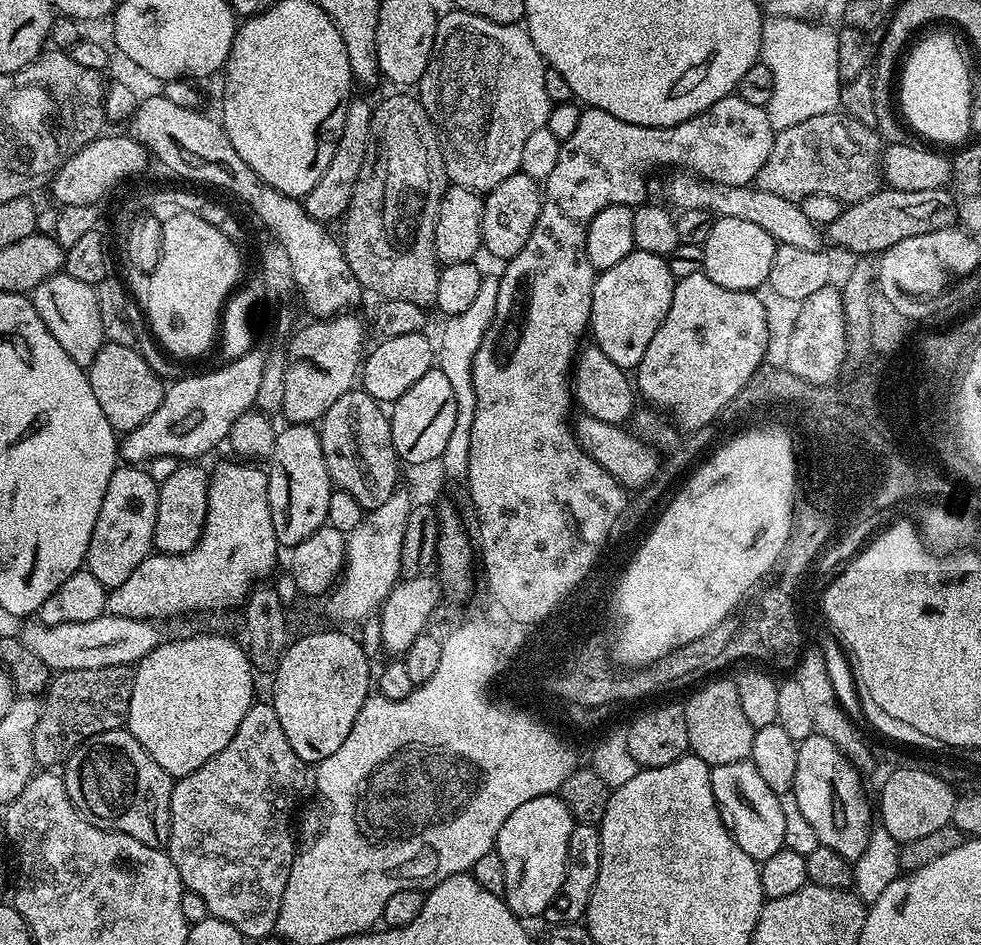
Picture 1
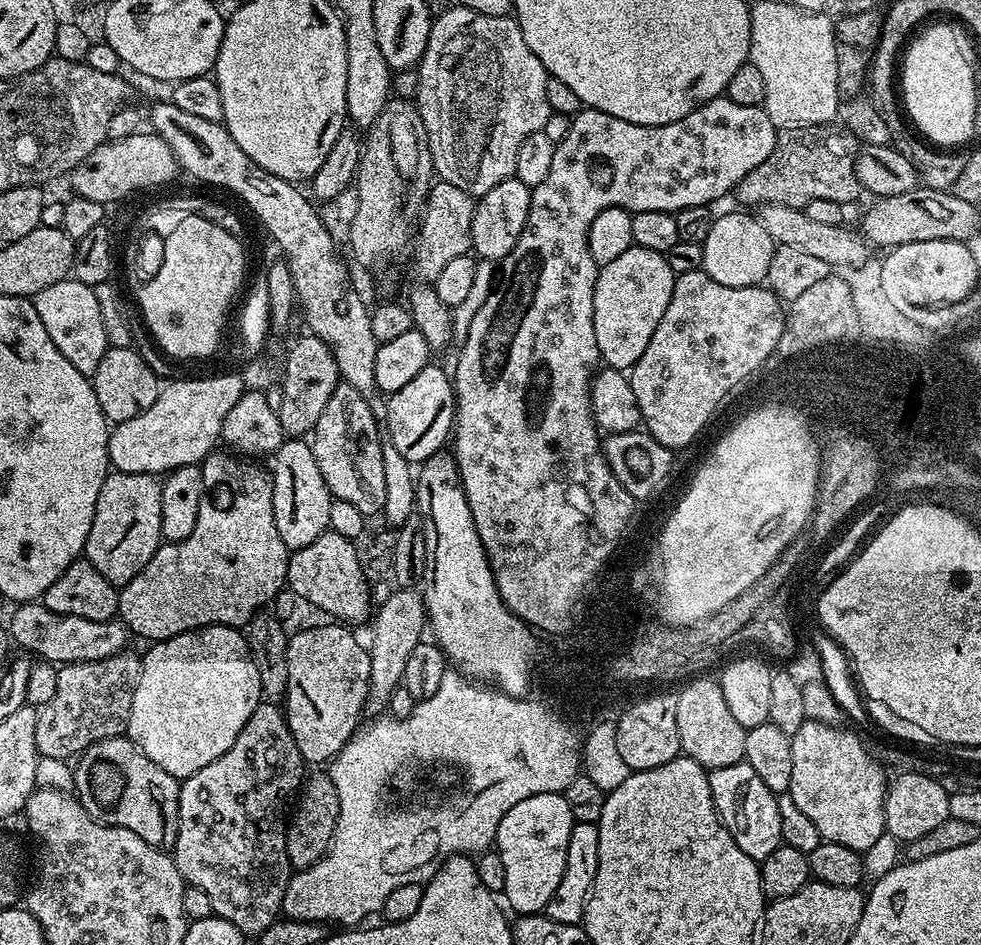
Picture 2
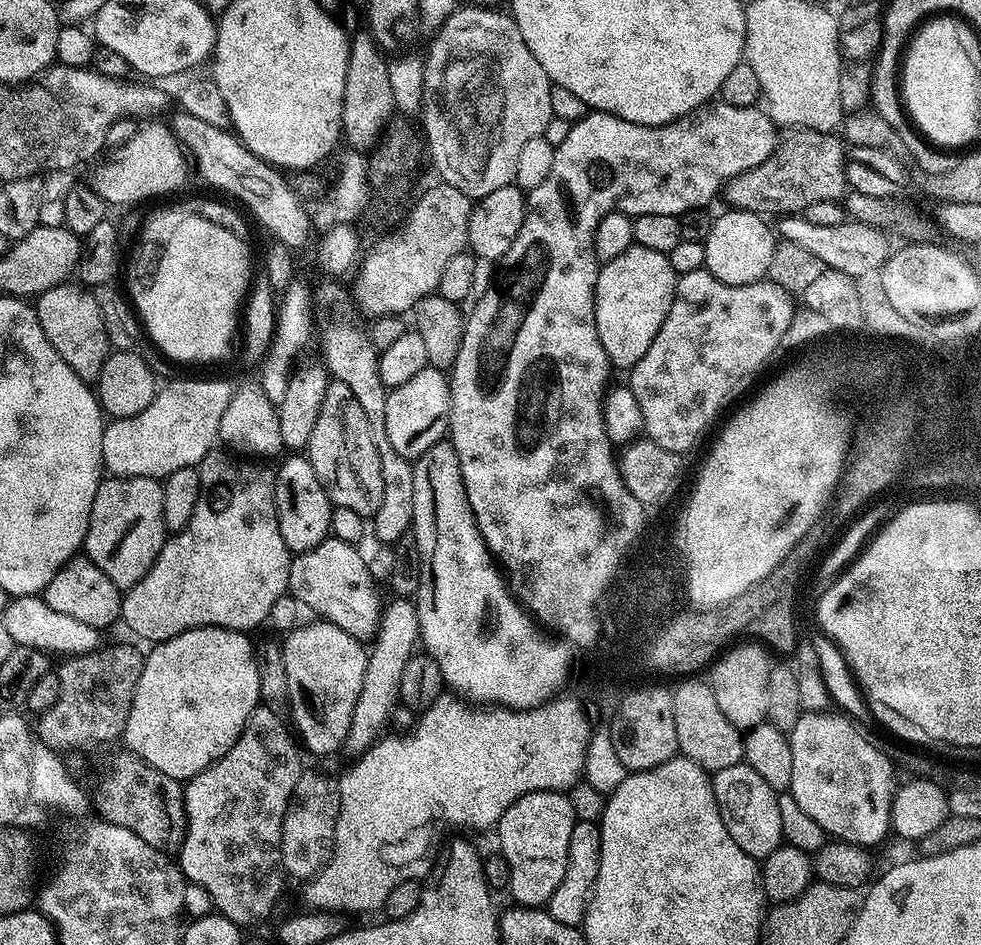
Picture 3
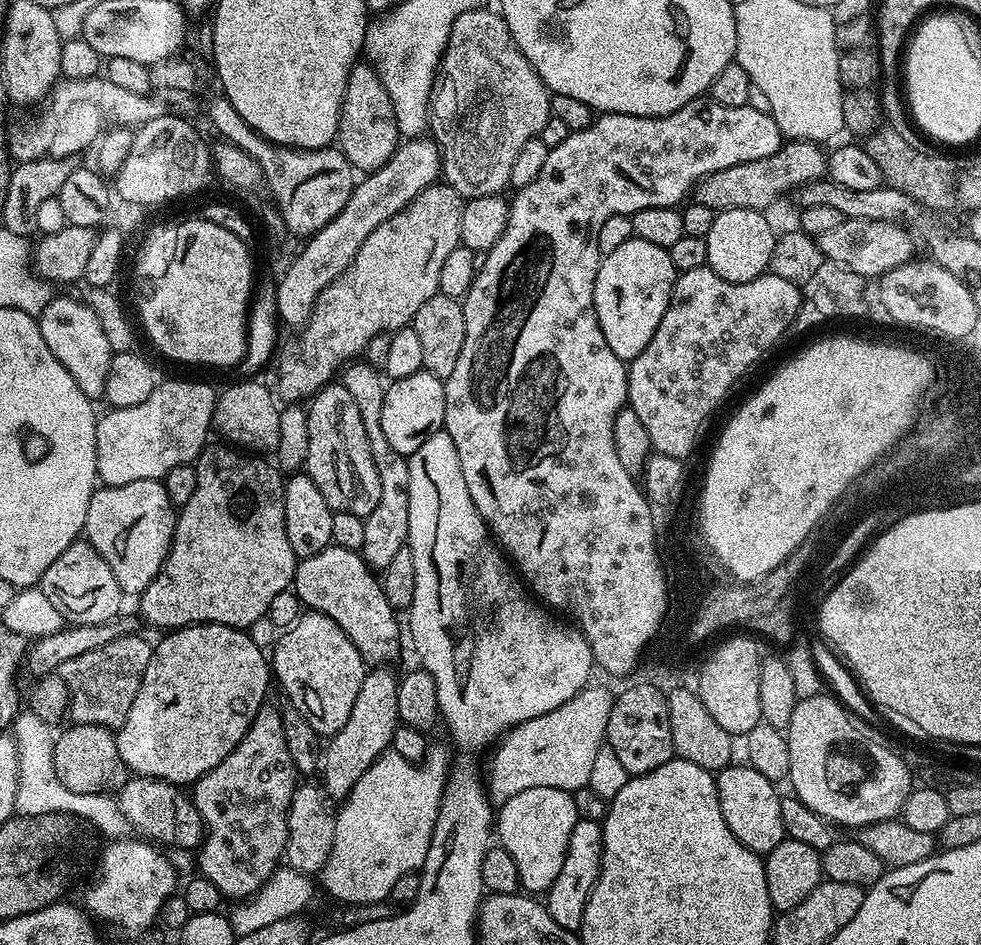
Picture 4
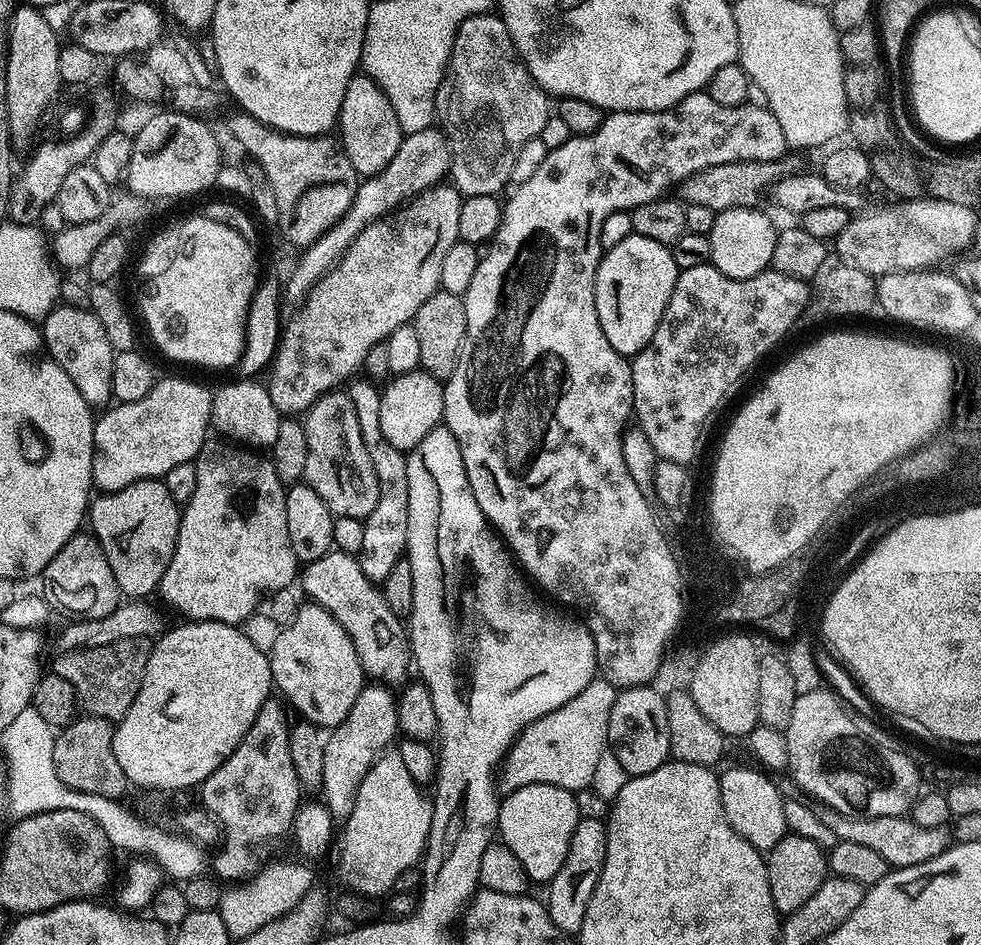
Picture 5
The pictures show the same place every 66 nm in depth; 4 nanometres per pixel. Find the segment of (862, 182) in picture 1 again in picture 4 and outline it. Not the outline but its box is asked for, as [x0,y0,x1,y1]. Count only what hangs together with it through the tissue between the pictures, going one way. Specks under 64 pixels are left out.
[694,140,828,212]

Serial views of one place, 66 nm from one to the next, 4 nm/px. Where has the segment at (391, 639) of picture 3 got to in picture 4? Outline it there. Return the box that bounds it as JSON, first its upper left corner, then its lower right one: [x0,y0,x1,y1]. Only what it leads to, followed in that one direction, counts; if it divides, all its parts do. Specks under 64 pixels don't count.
[322,666,400,798]

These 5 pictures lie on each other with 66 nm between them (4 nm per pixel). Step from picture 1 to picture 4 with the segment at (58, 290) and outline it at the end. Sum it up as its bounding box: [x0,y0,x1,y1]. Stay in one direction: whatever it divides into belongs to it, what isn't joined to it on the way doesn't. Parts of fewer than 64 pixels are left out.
[39,295,113,402]

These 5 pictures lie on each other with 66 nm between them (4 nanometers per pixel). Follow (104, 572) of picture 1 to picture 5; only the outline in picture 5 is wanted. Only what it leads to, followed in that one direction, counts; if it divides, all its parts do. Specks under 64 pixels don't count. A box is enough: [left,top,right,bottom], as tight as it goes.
[90,479,181,598]

